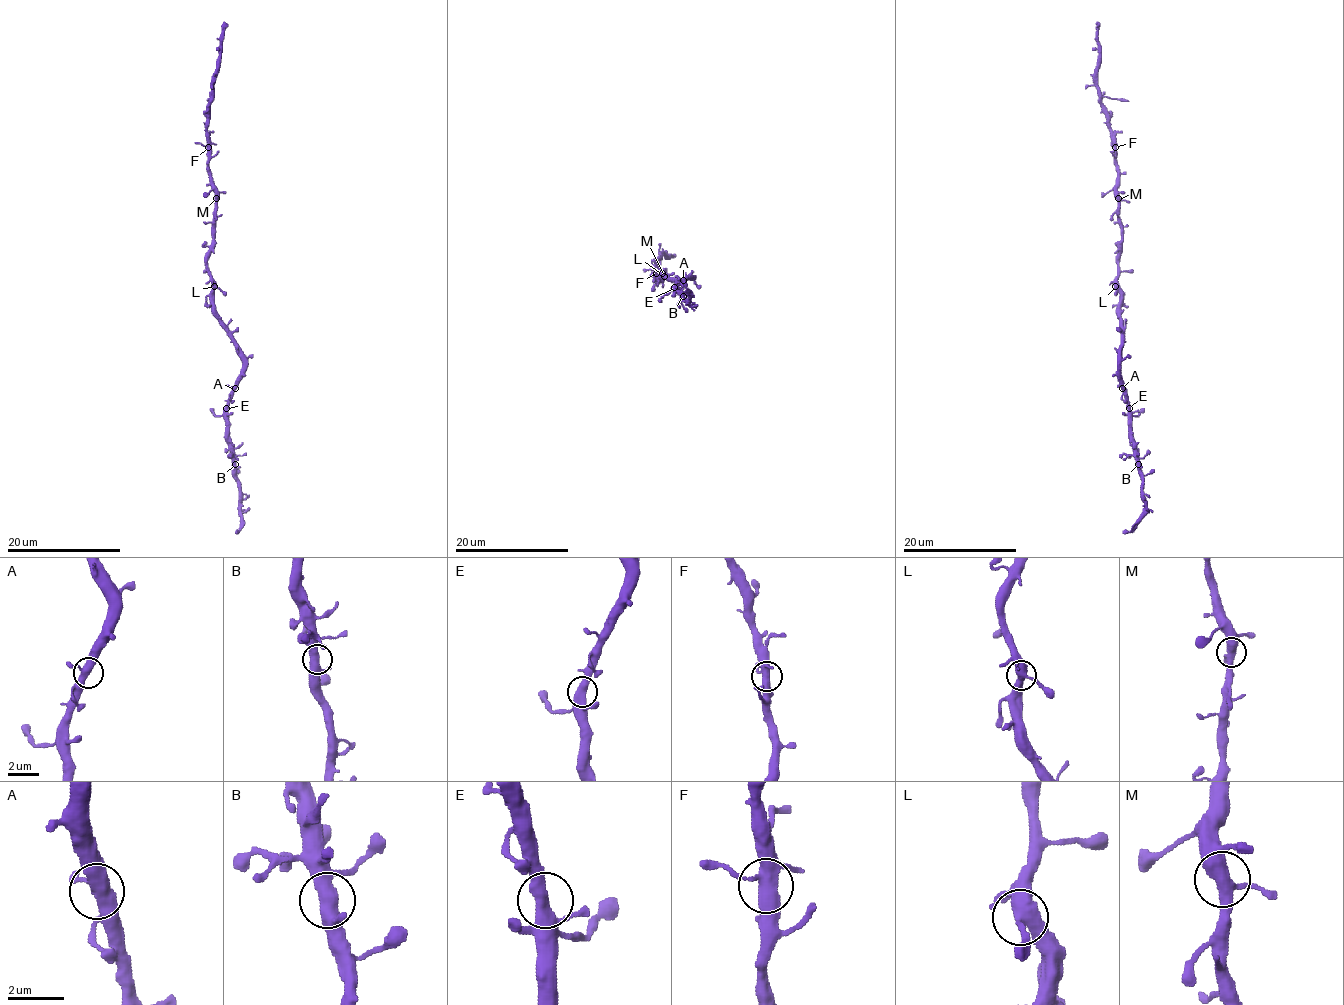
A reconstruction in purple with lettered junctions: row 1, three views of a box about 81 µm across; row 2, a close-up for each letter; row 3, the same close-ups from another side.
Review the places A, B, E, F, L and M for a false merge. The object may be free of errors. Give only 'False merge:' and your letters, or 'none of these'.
False merge: none of these

